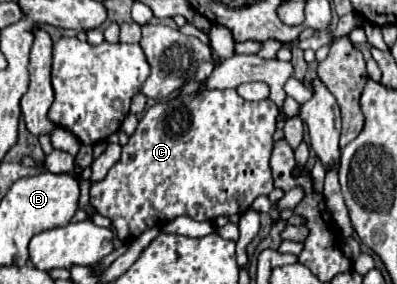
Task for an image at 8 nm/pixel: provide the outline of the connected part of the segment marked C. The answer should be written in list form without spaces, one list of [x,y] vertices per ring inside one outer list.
[[[204,90],[158,102],[146,110],[134,136],[122,148],[120,160],[110,168],[106,178],[92,184],[90,204],[96,212],[112,220],[114,232],[122,242],[132,242],[144,230],[158,226],[162,216],[164,222],[176,216],[190,216],[202,222],[214,220],[216,216],[242,214],[252,206],[256,196],[274,190],[270,154],[276,118],[278,106],[272,100],[248,102],[236,90]]]

